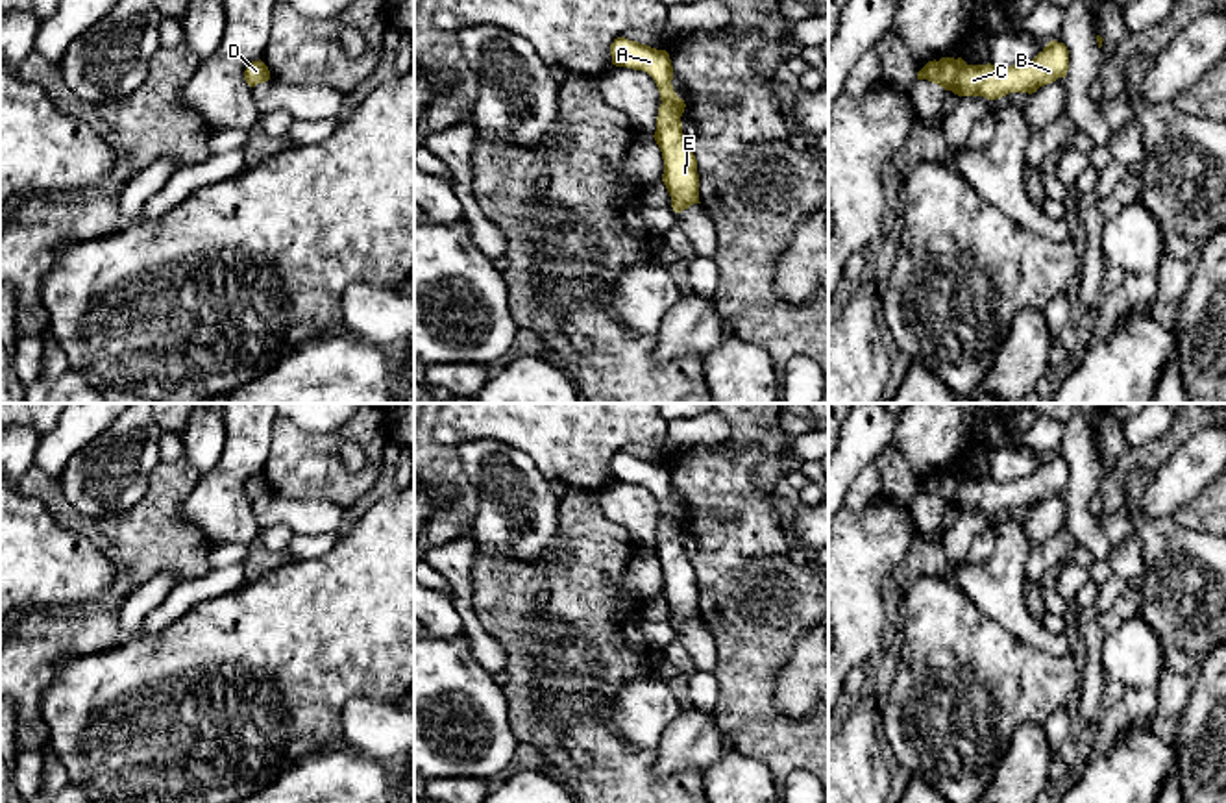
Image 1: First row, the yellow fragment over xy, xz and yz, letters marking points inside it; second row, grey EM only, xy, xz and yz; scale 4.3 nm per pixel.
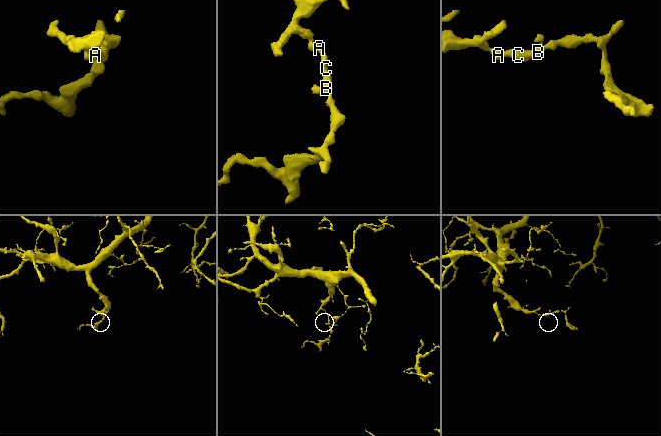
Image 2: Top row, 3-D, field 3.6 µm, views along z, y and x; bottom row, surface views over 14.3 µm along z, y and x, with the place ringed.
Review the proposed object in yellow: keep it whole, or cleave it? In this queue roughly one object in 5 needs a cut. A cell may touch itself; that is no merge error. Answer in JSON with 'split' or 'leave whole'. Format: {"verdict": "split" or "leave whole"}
{"verdict": "leave whole"}

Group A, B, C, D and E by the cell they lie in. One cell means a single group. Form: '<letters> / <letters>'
A B C D E

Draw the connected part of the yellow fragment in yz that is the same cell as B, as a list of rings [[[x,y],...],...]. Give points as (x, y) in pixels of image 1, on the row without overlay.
[[[1050,455],[1032,476],[995,481],[967,479],[962,472],[941,472],[928,476],[917,494],[938,498],[958,511],[1002,513],[1010,507],[1036,507],[1039,501],[1065,492],[1069,485],[1069,464],[1063,457]]]

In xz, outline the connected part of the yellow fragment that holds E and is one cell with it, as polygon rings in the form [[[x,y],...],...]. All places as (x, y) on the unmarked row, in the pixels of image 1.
[[[625,451],[614,453],[610,459],[612,479],[647,487],[660,507],[660,522],[656,531],[655,555],[662,566],[664,588],[662,596],[671,611],[675,627],[688,624],[699,616],[697,574],[688,561],[680,531],[684,514],[673,505],[673,481],[666,464],[656,464]]]

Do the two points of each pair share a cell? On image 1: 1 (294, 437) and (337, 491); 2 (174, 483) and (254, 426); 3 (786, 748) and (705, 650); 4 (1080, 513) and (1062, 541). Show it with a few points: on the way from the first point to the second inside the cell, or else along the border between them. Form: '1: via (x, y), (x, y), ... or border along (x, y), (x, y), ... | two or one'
1: via (309, 446), (317, 454), (317, 465), (328, 476) | one
2: border along (202, 474), (180, 513) | two
3: border along (701, 620), (714, 639), (716, 665), (712, 670) | two
4: border along (1066, 526), (1080, 544) | two

